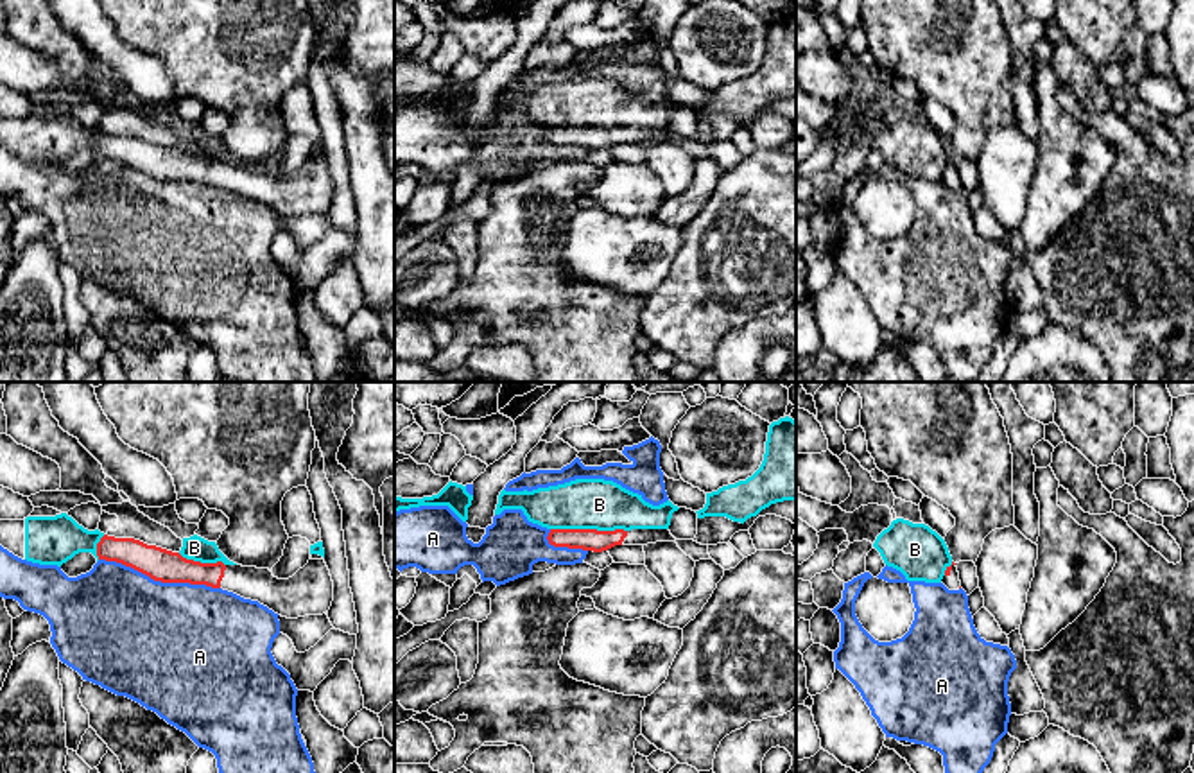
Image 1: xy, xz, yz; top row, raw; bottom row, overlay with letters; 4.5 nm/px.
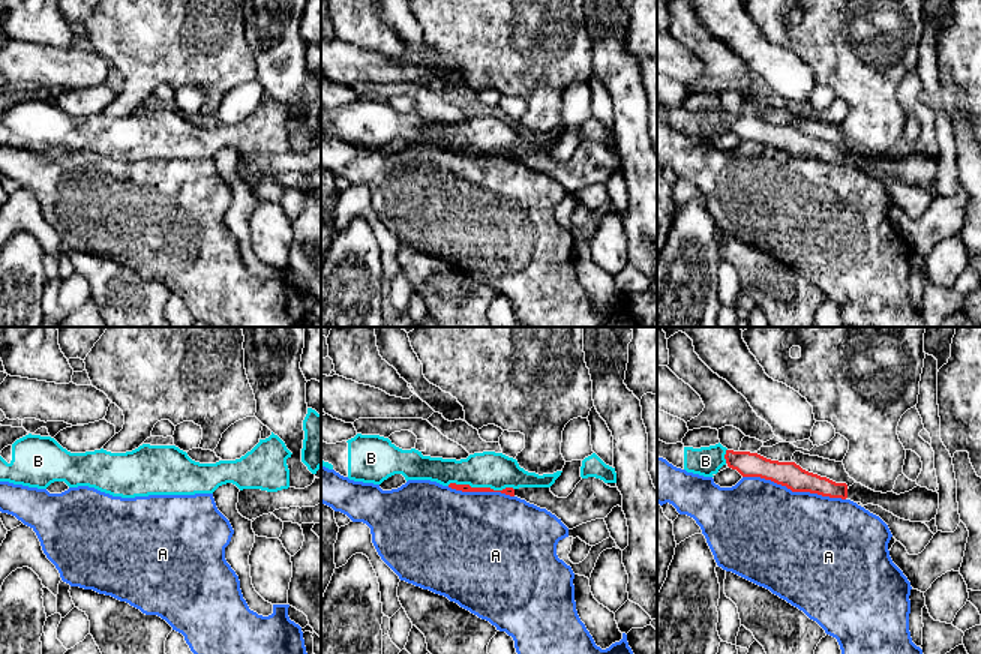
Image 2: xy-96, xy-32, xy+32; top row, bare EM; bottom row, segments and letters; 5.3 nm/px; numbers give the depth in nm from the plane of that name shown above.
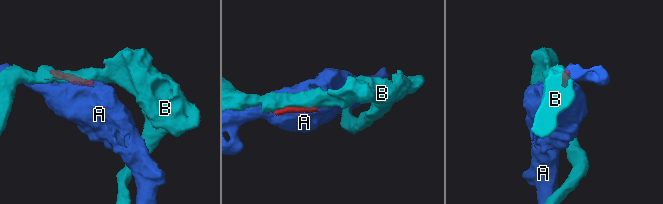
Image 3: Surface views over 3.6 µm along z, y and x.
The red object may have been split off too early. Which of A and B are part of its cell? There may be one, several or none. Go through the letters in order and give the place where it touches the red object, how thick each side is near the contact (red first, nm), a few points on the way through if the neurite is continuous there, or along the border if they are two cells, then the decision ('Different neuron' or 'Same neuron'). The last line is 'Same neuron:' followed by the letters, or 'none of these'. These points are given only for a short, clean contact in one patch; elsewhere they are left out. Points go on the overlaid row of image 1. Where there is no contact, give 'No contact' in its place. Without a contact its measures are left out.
A: Touches red at xy (160, 580). Thickness 150 nm (red) against 480 nm. Different neuron
B: Touches red at xz (588, 529). Thickness 100 nm (red) against 220 nm. Different neuron
Same neuron: none of these

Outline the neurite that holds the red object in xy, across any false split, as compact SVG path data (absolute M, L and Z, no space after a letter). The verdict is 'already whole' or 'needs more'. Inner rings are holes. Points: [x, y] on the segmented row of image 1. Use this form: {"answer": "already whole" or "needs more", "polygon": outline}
{"answer": "needs more", "polygon": "M108 534L97 543L97 556L131 567L154 581L222 588L258 601L287 619L328 613L333 601L333 581L324 560L310 558L292 578L278 579L269 569L201 563L134 538Z"}

